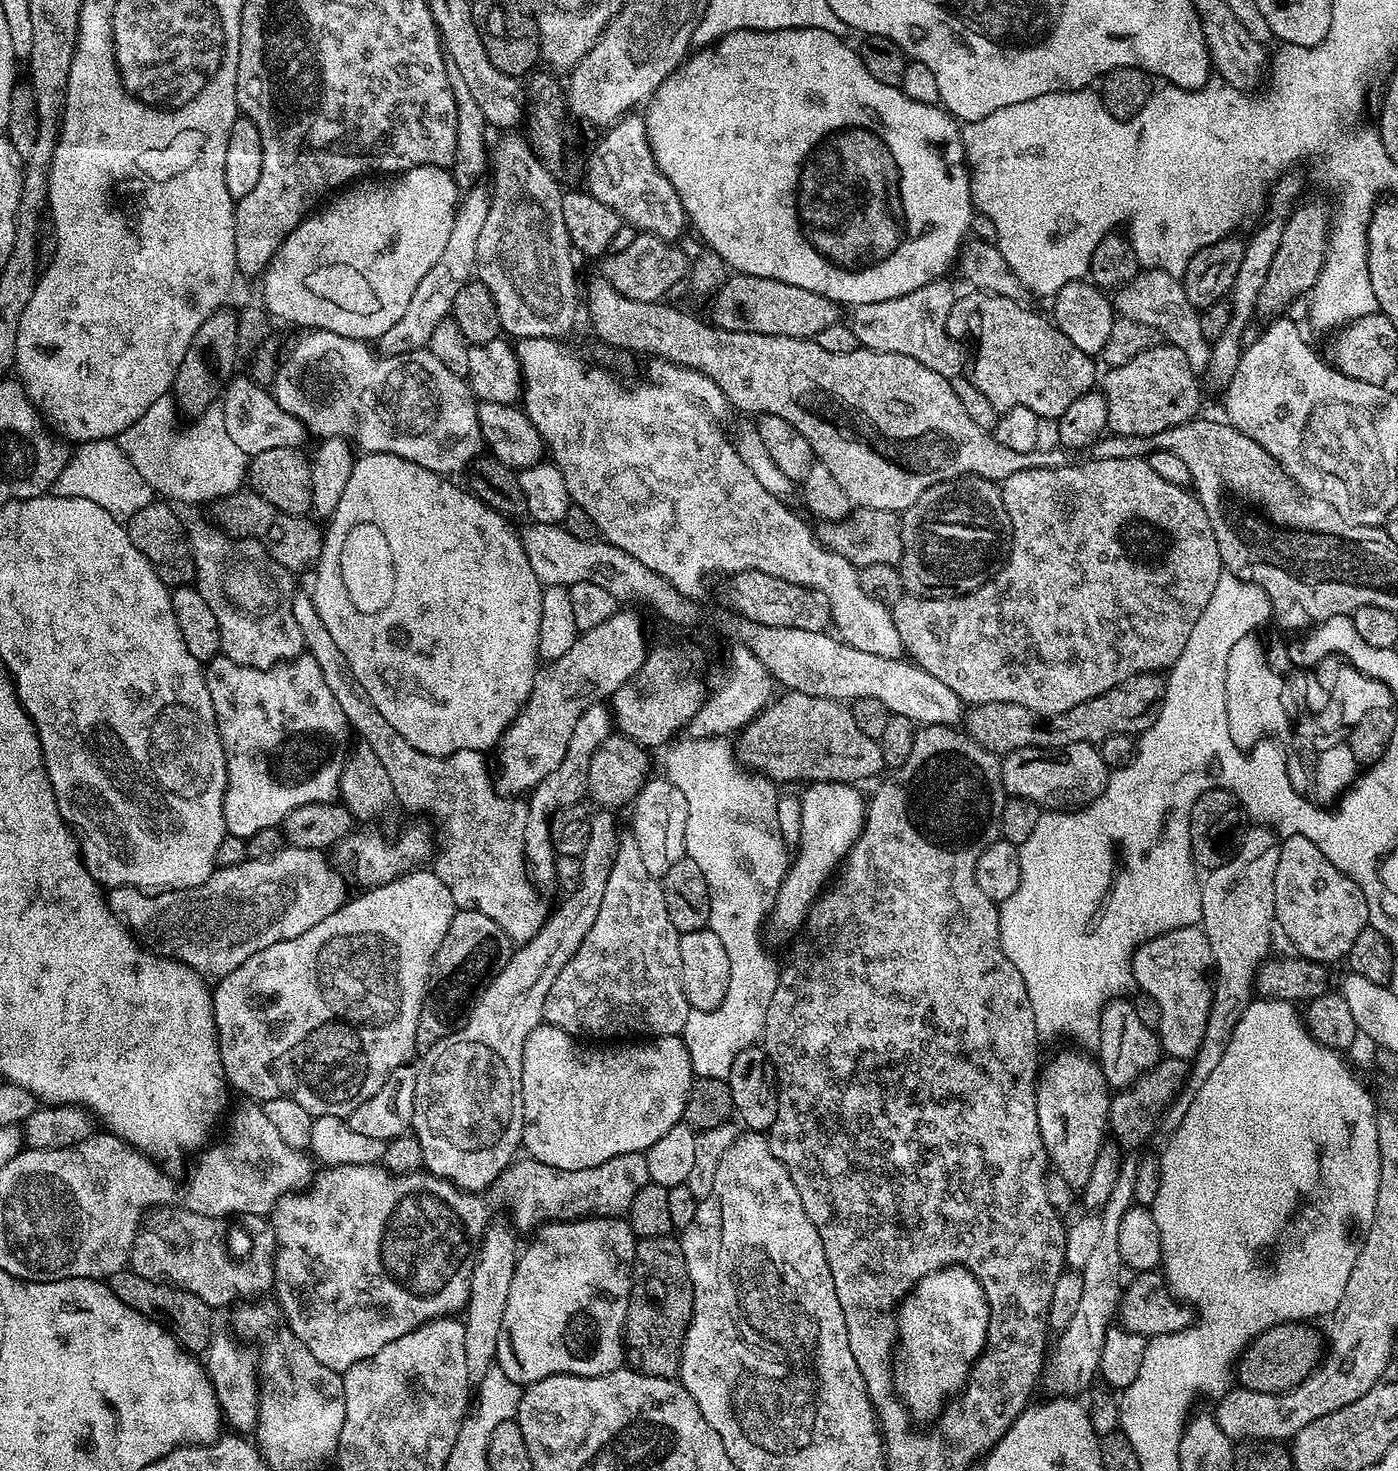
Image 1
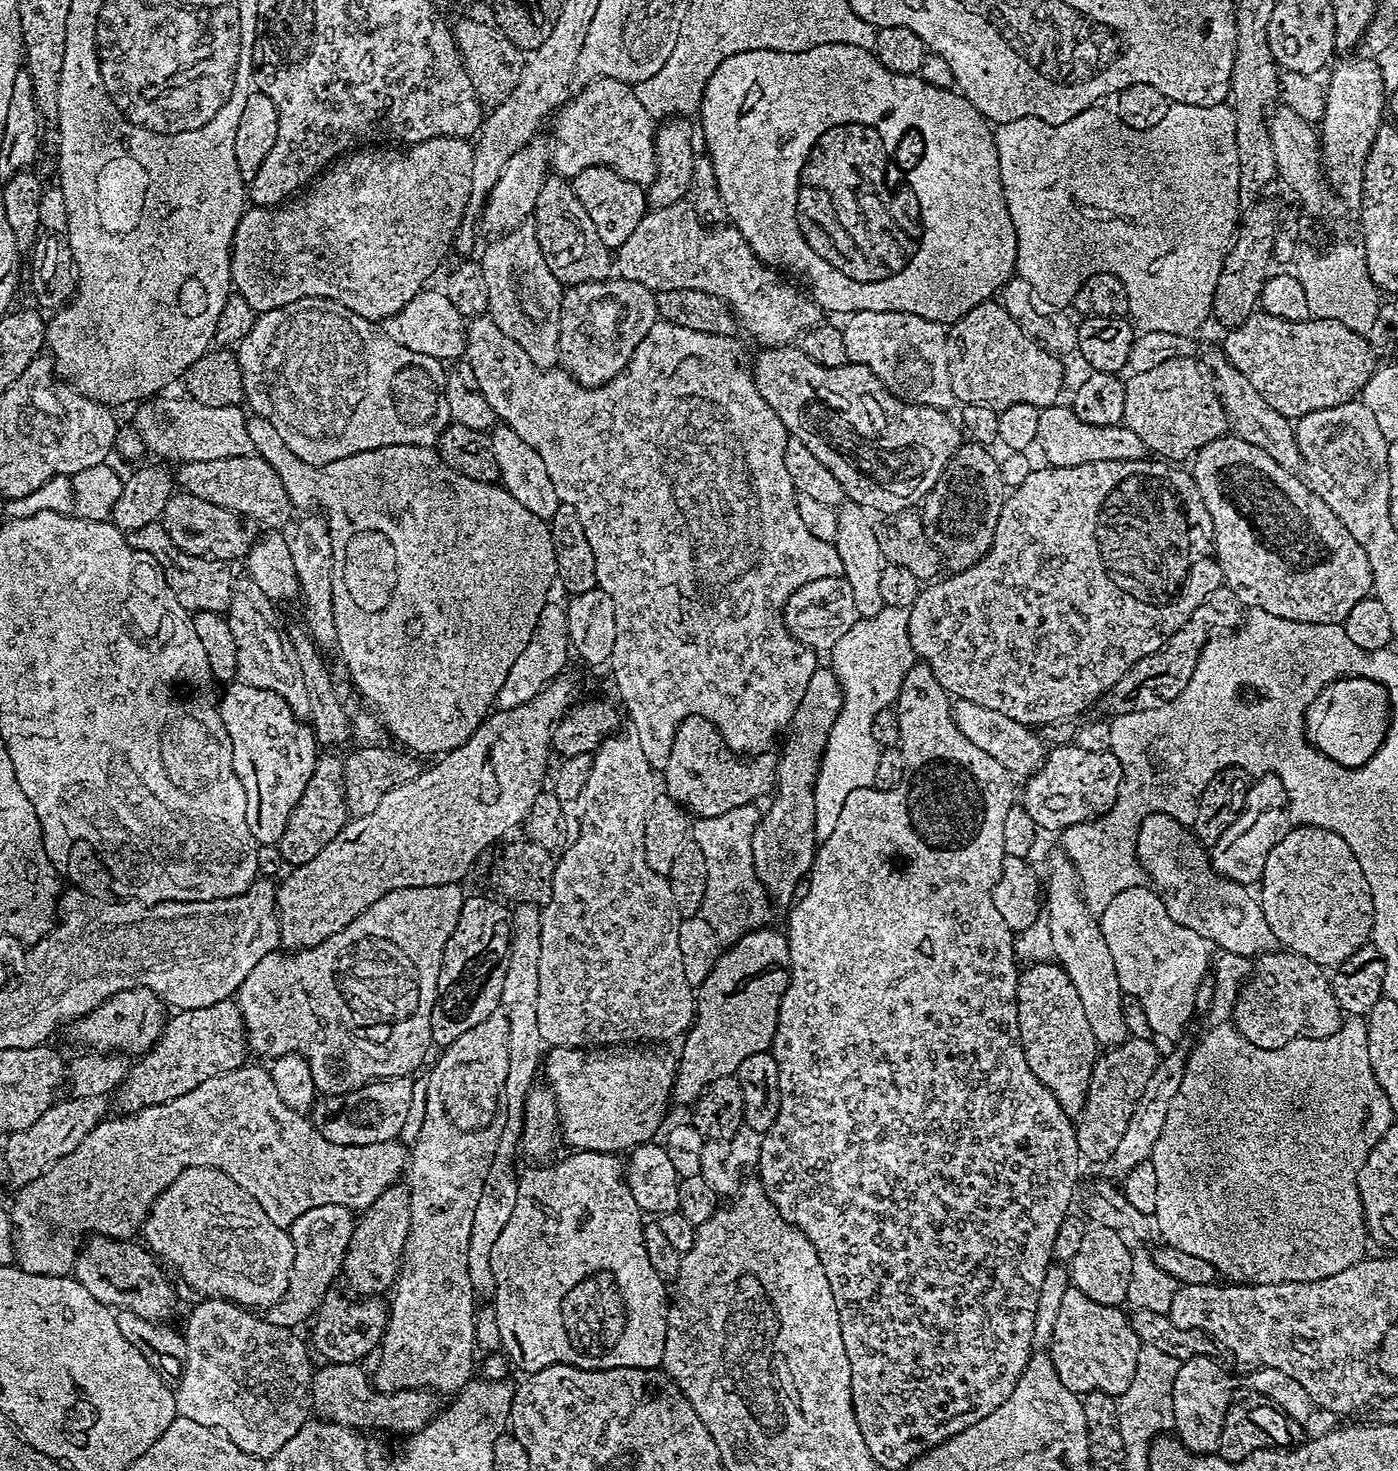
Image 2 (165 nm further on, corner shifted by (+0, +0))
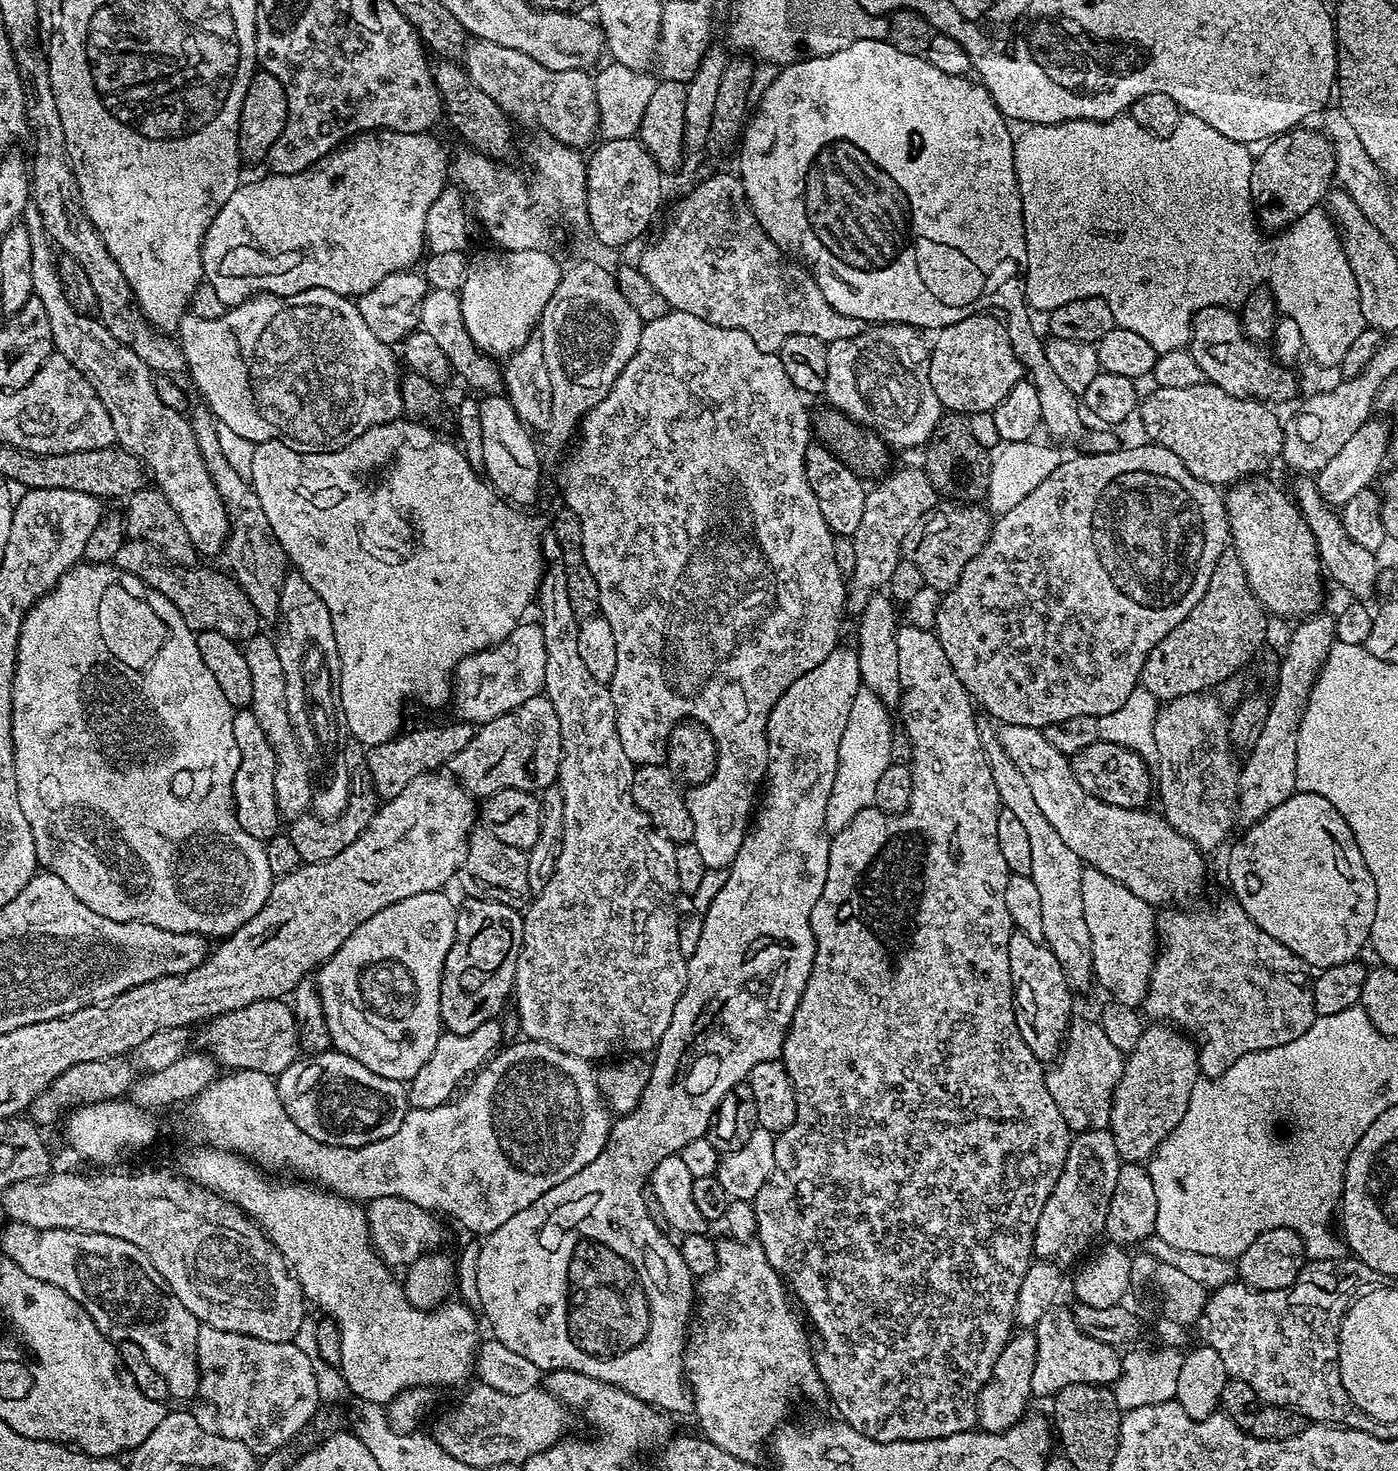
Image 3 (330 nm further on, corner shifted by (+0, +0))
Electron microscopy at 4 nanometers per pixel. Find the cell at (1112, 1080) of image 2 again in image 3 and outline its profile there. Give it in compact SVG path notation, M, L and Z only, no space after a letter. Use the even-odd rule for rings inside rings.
M1076 1018L1069 1024L1064 1037L1064 1046L1060 1049L1060 1055L1056 1057L1051 1067L1045 1071L1044 1081L1046 1090L1050 1090L1050 1098L1054 1098L1054 1106L1058 1106L1066 1126L1073 1133L1084 1132L1091 1128L1108 1128L1112 1095L1122 1078L1125 1059L1125 1053L1120 1052L1118 1046L1114 1046L1110 1042L1110 1038L1106 1038L1102 1026L1095 1019L1080 1020L1080 1018Z

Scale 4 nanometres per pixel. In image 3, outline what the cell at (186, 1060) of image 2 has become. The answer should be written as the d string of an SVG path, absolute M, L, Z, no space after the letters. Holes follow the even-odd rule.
M287 999L250 1002L242 1010L230 1010L207 1021L200 1030L199 1047L224 1070L262 1070L262 1074L275 1078L301 1055L300 1032Z

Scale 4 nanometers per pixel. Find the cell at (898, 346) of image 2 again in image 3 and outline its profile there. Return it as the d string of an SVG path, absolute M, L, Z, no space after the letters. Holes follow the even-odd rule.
M881 324L865 327L862 334L858 334L854 338L842 338L838 342L828 345L828 353L826 354L826 386L824 387L823 399L828 399L827 403L836 411L846 414L850 419L855 420L857 424L864 425L865 428L876 433L889 449L896 448L916 448L927 445L928 440L932 437L932 431L938 426L942 415L942 409L938 402L938 394L934 394L934 386L930 386L930 344L926 339L925 333L918 328L912 328L909 324Z

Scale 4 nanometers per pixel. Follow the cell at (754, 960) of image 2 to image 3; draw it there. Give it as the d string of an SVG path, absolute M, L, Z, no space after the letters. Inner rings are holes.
M840 644L813 668L812 665L805 667L804 673L794 682L790 682L785 692L780 693L768 715L768 775L766 787L762 792L764 805L755 809L748 832L742 838L742 846L738 846L738 854L732 867L727 869L722 890L714 894L714 902L710 902L708 909L702 913L702 935L694 954L687 957L688 981L682 998L678 998L678 1006L674 1006L674 1018L670 1018L666 1034L662 1034L660 1043L654 1049L650 1060L650 1078L646 1090L642 1090L638 1106L634 1106L632 1112L623 1113L613 1123L608 1135L608 1145L602 1150L602 1154L598 1154L598 1158L594 1158L594 1162L590 1162L590 1166L582 1166L578 1174L566 1178L566 1182L558 1182L558 1186L554 1186L554 1190L546 1190L546 1194L542 1194L538 1202L530 1202L526 1210L518 1210L514 1218L502 1222L498 1230L483 1237L478 1254L478 1295L482 1297L479 1311L488 1319L494 1339L502 1342L502 1346L510 1346L510 1350L530 1358L530 1362L534 1362L534 1366L538 1366L541 1373L570 1370L586 1374L590 1378L598 1378L607 1384L617 1384L622 1390L634 1394L636 1398L646 1401L659 1411L669 1414L693 1411L692 1392L684 1379L684 1343L688 1340L688 1322L694 1311L696 1285L690 1266L686 1266L679 1247L673 1241L671 1244L664 1237L665 1229L654 1223L646 1214L643 1188L649 1183L654 1166L658 1166L662 1158L680 1153L686 1142L694 1142L707 1133L722 1098L734 1085L745 1083L750 1070L758 1066L758 1062L781 1059L784 1035L792 1025L794 1010L806 990L806 982L814 966L816 943L814 930L810 926L810 914L814 910L814 902L818 902L818 894L822 894L822 886L826 886L826 870L832 845L830 831L828 832L830 817L826 814L826 802L830 802L830 790L834 790L834 774L838 770L838 742L842 742L842 730L846 730L850 706L861 690L856 649Z

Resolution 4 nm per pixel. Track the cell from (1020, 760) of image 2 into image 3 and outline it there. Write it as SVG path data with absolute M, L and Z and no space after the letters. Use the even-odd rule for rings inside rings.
M1000 724L998 735L1002 750L1006 750L1006 754L1010 754L1010 762L1014 762L1014 766L1018 766L1018 770L1022 770L1022 774L1026 774L1026 782L1029 783L1030 791L1033 793L1033 799L1038 805L1038 810L1042 811L1042 814L1046 816L1046 820L1050 826L1061 835L1062 842L1064 842L1074 854L1077 854L1081 863L1084 863L1087 867L1100 870L1102 873L1106 874L1107 877L1114 878L1120 885L1126 886L1135 897L1142 898L1143 901L1146 901L1146 903L1153 906L1168 906L1172 903L1185 903L1186 901L1184 900L1188 899L1190 894L1196 893L1201 888L1206 876L1206 864L1204 862L1205 855L1203 854L1203 851L1191 842L1188 837L1184 837L1180 832L1176 831L1175 828L1165 820L1163 815L1156 812L1155 814L1148 812L1149 809L1146 808L1138 809L1110 806L1109 803L1104 803L1100 799L1094 798L1092 794L1084 790L1082 786L1079 786L1078 780L1074 778L1072 763L1069 760L1069 757L1062 754L1060 750L1055 749L1055 747L1047 741L1043 731L1039 728L1014 726L1013 724Z

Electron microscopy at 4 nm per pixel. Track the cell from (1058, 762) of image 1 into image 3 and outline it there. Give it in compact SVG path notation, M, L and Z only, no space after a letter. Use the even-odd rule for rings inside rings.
M1099 739L1071 757L1070 761L1079 786L1110 806L1143 809L1151 796L1153 799L1154 776L1151 771L1148 773L1149 761L1143 760L1129 748Z

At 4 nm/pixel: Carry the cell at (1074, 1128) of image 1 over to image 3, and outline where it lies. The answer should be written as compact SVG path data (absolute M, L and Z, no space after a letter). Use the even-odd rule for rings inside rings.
M1013 931L1010 938L1010 974L1012 975L1012 1005L1016 1011L1018 1034L1022 1034L1022 1042L1030 1046L1030 1054L1034 1054L1034 1058L1042 1062L1055 1061L1060 1055L1060 1049L1064 1046L1068 1026L1074 1019L1074 1013L1072 1013L1073 985L1069 984L1058 958L1054 958L1047 944L1028 938L1026 934L1018 931Z

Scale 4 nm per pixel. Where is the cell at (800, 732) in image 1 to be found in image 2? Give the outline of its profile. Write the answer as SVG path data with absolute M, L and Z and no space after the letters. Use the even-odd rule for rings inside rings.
M688 716L674 734L670 758L662 770L662 788L676 805L693 817L714 818L738 806L756 804L759 796L767 797L778 783L777 763L777 753L772 750L757 752L747 758L731 752L718 729L708 719Z

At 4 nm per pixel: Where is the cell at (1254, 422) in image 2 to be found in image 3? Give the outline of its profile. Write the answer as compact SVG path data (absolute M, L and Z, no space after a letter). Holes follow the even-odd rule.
M1301 475L1298 480L1300 481L1290 488L1290 492L1306 526L1310 526L1310 530L1314 534L1323 571L1329 577L1332 575L1346 591L1353 592L1353 597L1366 598L1364 596L1370 595L1375 590L1376 579L1380 576L1380 564L1376 561L1377 553L1358 546L1358 542L1354 542L1354 538L1350 538L1350 534L1346 534L1341 513L1325 502L1311 475Z

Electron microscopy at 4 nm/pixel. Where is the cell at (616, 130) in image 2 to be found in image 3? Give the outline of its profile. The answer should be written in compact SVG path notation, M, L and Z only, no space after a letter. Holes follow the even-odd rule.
M477 39L465 47L462 67L470 82L489 98L494 98L513 121L533 124L548 135L545 137L567 148L584 150L597 139L600 115L596 105L596 85L587 71L546 70L542 62L534 62L534 58L522 54L522 50L510 50L510 46Z

